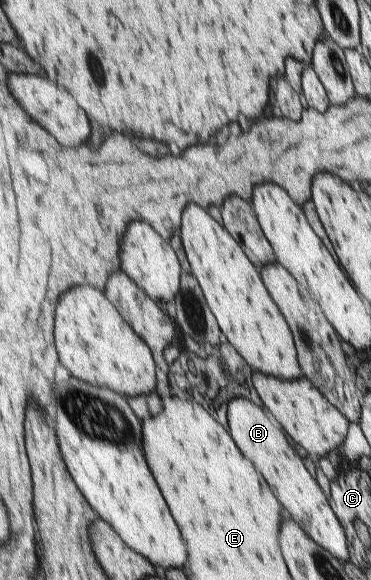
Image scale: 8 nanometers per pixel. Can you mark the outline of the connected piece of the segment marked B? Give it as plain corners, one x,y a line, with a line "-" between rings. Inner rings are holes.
235,398
229,402
228,408
229,430
231,430
231,436
237,444
237,448
241,452
247,452
247,456
251,456
251,462
255,464
255,468
259,468
259,472
269,484
269,488
275,492
279,502
283,502
285,510
301,526
303,532
319,546
323,546
325,550
335,554
341,562
345,562
349,558
345,530
339,524
319,483
311,476
309,470
303,465
302,458
289,444
287,436
283,434
282,425
258,402

